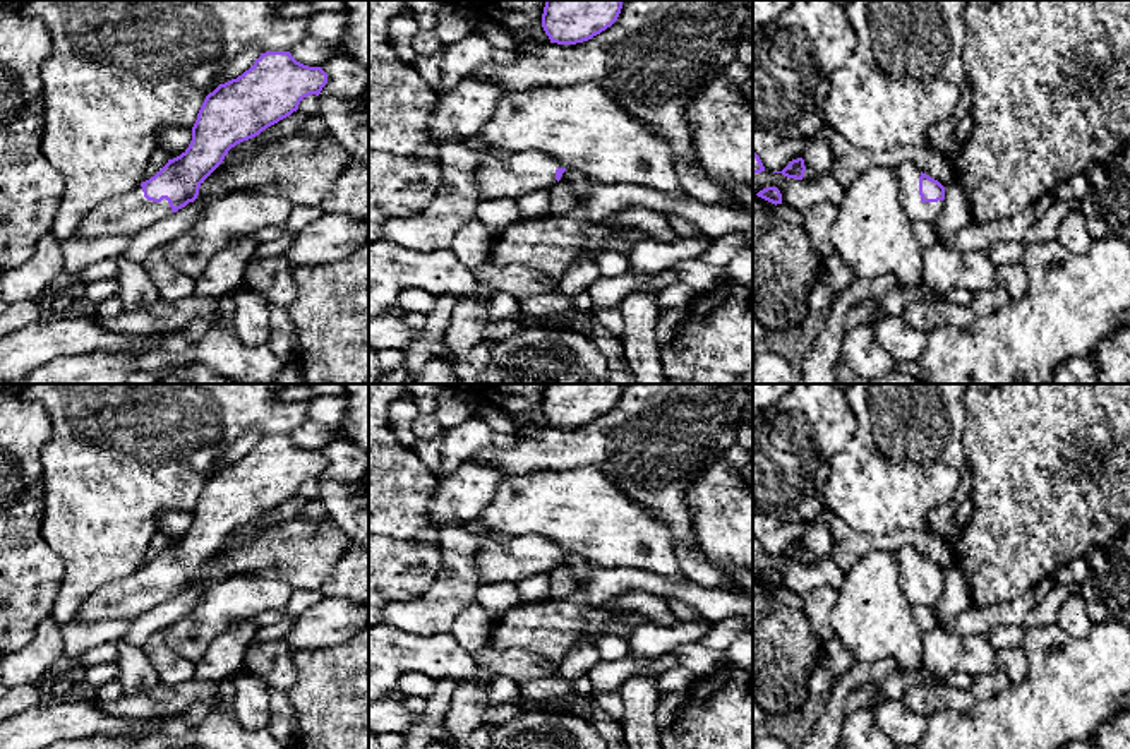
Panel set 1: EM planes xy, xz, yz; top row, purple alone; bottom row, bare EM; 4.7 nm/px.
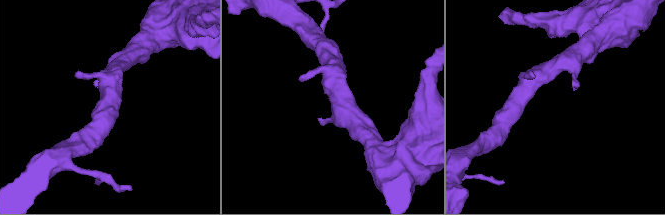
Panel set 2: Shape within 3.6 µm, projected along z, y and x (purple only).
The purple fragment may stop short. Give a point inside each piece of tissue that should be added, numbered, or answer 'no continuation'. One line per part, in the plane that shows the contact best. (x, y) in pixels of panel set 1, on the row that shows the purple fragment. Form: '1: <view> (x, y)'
1: yz (907, 172)

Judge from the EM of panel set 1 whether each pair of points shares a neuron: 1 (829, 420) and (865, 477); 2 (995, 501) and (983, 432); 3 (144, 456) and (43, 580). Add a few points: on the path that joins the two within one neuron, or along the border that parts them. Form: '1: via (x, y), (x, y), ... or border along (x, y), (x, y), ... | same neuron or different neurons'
1: border along (851, 407), (854, 432), (829, 460), (825, 482) | different neurons
2: via (993, 484), (993, 449) | same neuron
3: border along (40, 523), (43, 540), (62, 564), (55, 599) | different neurons

